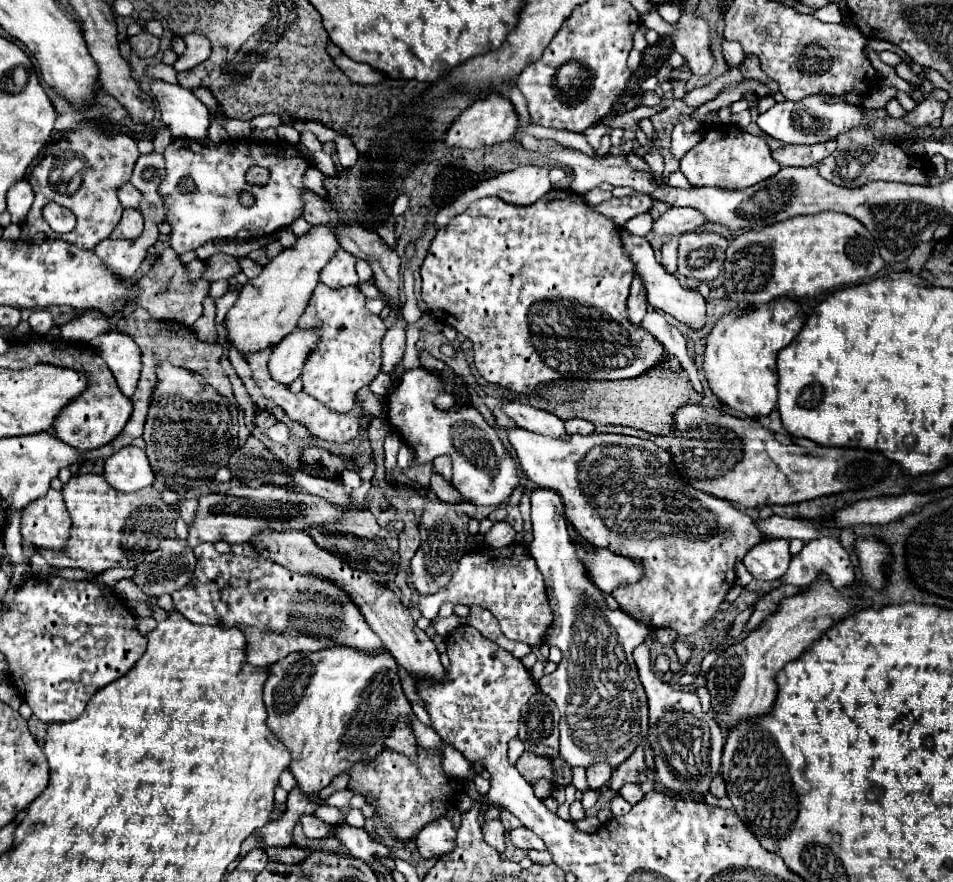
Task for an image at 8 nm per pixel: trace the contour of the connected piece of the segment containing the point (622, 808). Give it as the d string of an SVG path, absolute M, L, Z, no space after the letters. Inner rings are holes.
M613 798L611 800L611 812L613 812L613 816L623 816L623 814L627 814L631 810L631 804L625 800L625 798Z

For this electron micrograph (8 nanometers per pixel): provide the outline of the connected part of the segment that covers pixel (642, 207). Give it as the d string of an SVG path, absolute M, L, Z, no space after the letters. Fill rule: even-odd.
M633 194L633 196L625 196L625 198L611 198L609 202L603 202L603 204L589 204L587 200L583 200L583 202L593 212L599 212L599 214L607 216L609 220L613 220L615 226L619 226L619 228L627 220L631 220L633 216L643 214L643 212L651 210L651 206L653 206L651 196L643 196L643 194Z

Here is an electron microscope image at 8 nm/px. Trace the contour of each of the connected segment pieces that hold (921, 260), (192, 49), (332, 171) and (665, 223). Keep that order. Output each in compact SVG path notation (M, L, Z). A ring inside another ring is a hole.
M933 242L919 244L919 246L915 248L915 252L913 252L913 254L909 256L909 260L907 260L909 270L911 270L913 274L919 274L919 272L921 272L921 266L923 266L923 264L929 260L931 252L933 252Z
M189 34L189 36L183 36L185 44L187 44L187 50L183 56L177 58L177 62L173 64L173 70L175 72L185 72L197 64L201 64L209 52L211 52L211 46L209 46L209 40L203 38L201 34Z
M323 150L314 152L312 158L316 162L316 167L323 175L335 176L335 174L339 173L336 164L332 161L330 155L326 154Z
M671 206L665 214L661 214L657 220L653 220L651 232L659 238L673 238L673 236L693 232L705 222L707 222L705 216L695 208L675 208L675 206Z

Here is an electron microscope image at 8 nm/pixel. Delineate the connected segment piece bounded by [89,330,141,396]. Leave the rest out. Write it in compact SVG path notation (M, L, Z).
M109 330L105 334L99 334L89 344L111 368L121 392L125 396L133 396L141 374L141 356L135 340L131 340L131 336L125 332Z

